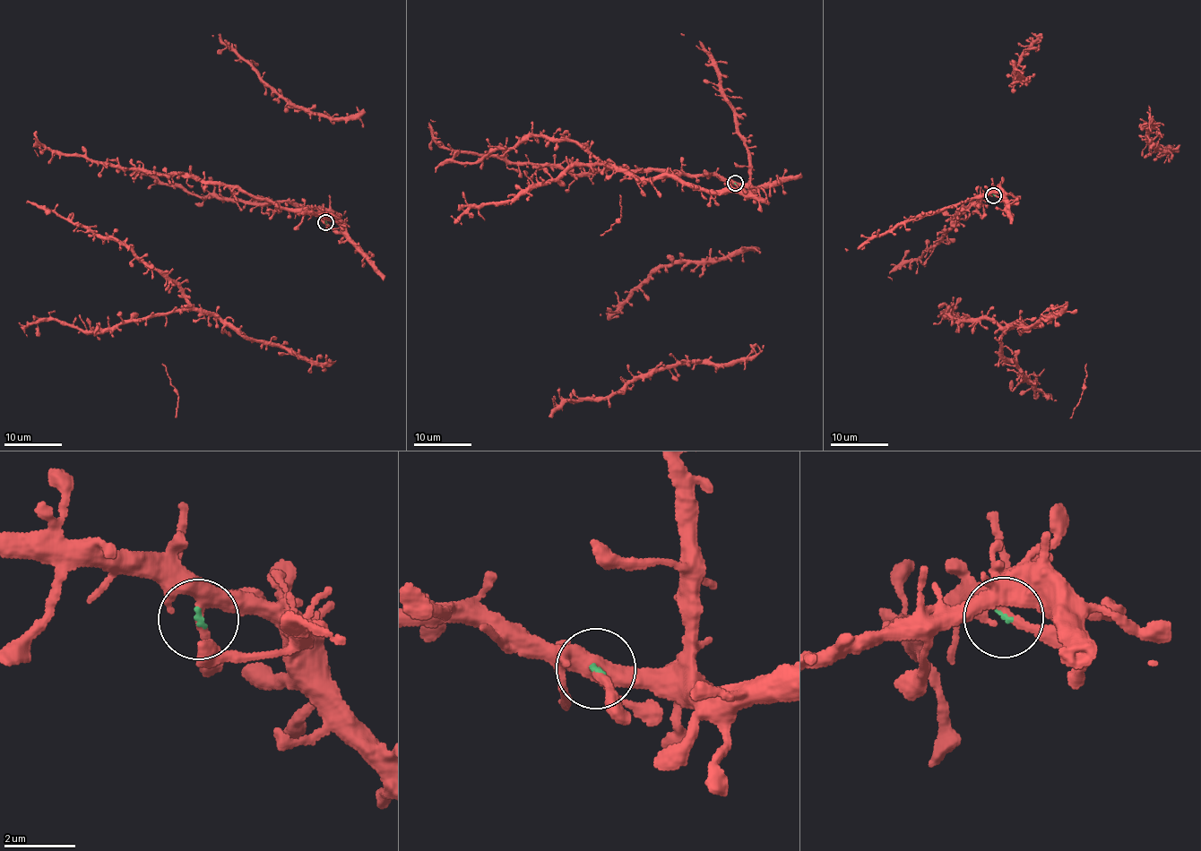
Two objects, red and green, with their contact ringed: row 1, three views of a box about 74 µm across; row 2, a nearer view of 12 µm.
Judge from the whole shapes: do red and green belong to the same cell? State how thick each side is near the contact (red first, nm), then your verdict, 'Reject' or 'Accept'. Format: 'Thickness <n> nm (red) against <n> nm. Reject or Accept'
Thickness 320 nm (red) against 70 nm. Accept

